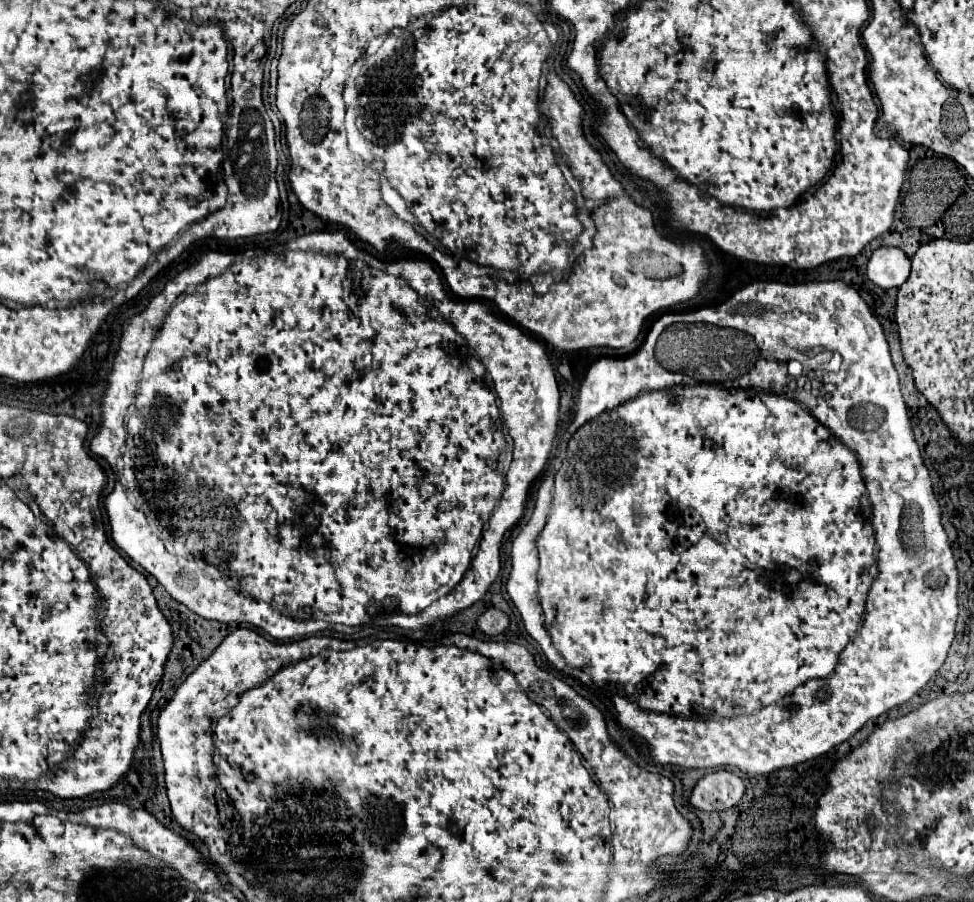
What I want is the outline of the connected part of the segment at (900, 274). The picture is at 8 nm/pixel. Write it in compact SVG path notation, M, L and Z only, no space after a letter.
M879 247L867 263L867 277L883 287L901 287L911 273L911 259L899 247Z

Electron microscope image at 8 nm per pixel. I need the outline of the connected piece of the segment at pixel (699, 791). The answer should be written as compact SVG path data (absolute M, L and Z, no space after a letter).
M725 769L707 773L691 793L691 805L701 811L723 811L735 807L745 793L745 781Z

